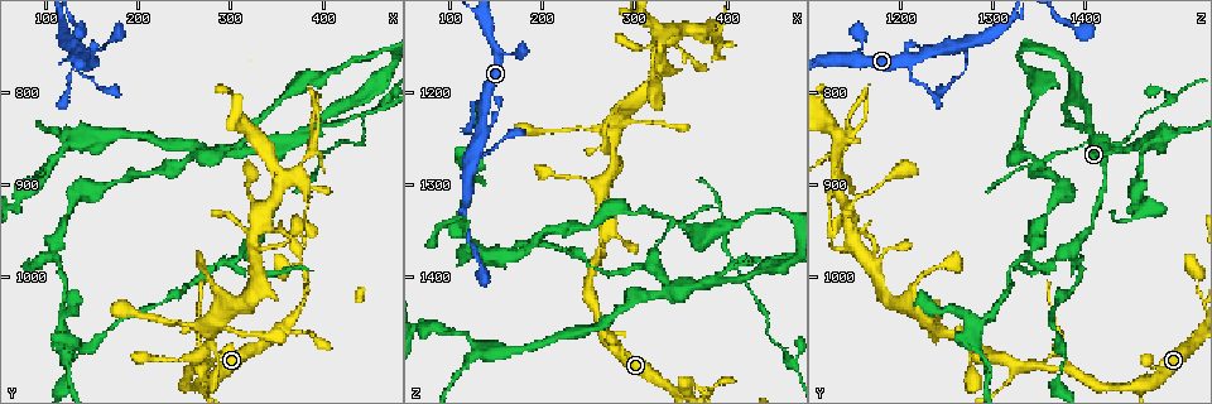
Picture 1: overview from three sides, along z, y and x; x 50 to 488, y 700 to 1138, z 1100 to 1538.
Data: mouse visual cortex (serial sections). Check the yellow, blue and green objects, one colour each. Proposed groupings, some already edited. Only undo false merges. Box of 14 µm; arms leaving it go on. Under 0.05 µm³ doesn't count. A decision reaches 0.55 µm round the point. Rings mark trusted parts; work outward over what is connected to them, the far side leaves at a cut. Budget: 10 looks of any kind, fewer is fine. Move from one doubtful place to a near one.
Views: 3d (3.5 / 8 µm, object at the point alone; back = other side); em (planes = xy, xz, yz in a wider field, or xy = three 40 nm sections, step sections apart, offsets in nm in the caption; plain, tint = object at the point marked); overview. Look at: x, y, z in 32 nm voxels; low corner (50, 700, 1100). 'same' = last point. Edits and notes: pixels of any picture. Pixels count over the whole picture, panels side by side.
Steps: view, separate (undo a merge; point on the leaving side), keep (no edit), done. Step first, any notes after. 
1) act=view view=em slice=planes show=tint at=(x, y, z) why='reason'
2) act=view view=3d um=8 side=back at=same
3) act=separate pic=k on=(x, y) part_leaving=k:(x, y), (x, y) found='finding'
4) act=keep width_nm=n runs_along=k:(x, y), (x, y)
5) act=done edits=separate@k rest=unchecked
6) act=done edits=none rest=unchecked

act=view view=3d um=8 at=(390, 835, 1405) why='calibre changes'

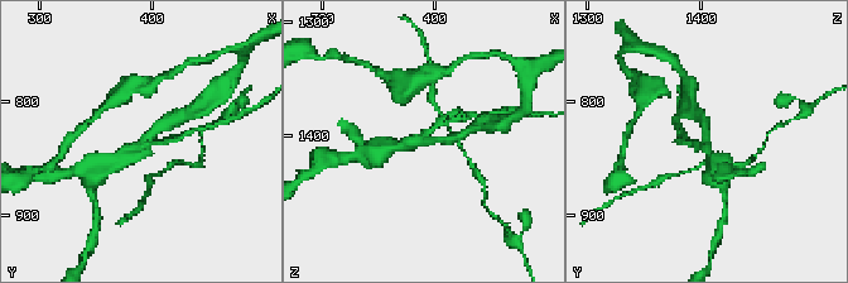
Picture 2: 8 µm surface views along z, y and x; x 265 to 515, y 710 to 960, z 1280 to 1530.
act=view view=3d um=3.5 at=(392, 836, 1406)

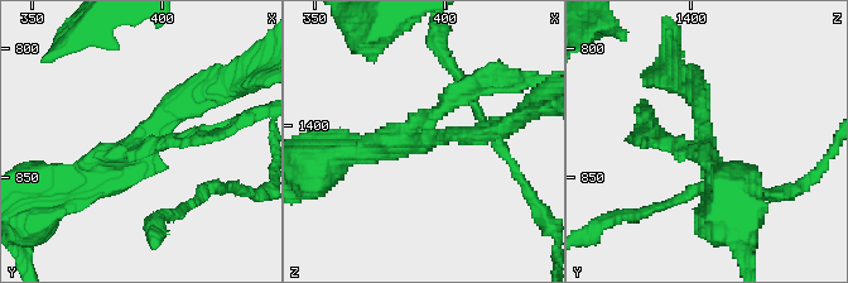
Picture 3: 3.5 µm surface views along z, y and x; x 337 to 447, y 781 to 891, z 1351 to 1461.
act=view view=em slice=planes show=tint at=(392, 838, 1406)

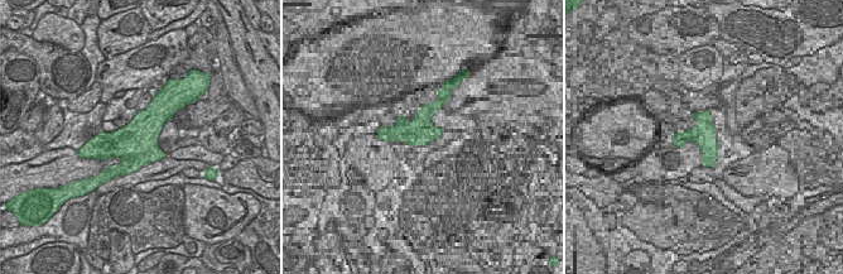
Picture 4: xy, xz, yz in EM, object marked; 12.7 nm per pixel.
act=keep arms=3 arm_widths_nm=150,250,250 runs_along=3:(70, 183), (131, 152), (205, 90) found='one cell here'

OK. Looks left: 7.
act=view view=3d um=8 at=(325, 985, 1365) why='calibre changes'

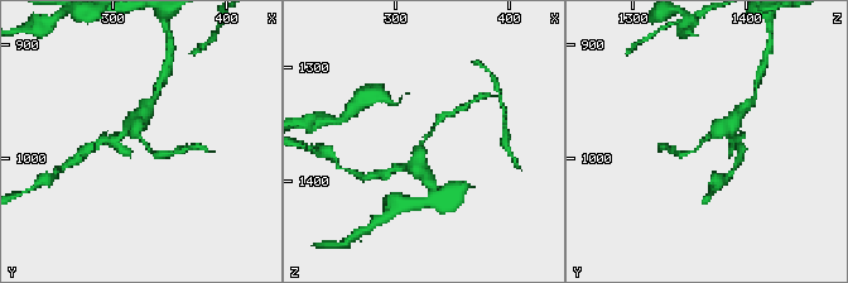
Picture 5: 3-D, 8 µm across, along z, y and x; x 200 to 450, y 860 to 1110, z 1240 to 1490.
act=view view=em slice=xy step=3 show=tint at=(326, 980, 1366) arm_widths_nm=150,400

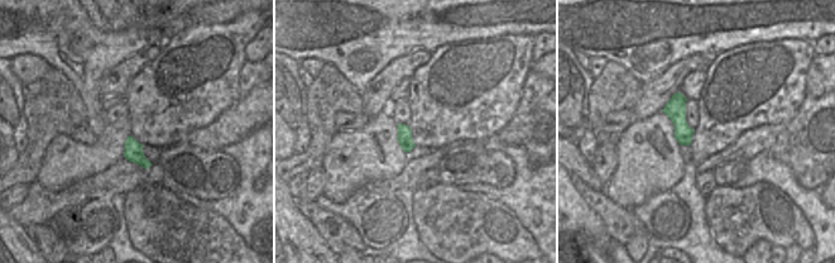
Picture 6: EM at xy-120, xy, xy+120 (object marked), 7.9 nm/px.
act=keep found='continuous, no second cell'

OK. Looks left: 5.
act=view view=3d um=3.5 at=(260, 1100, 1385)

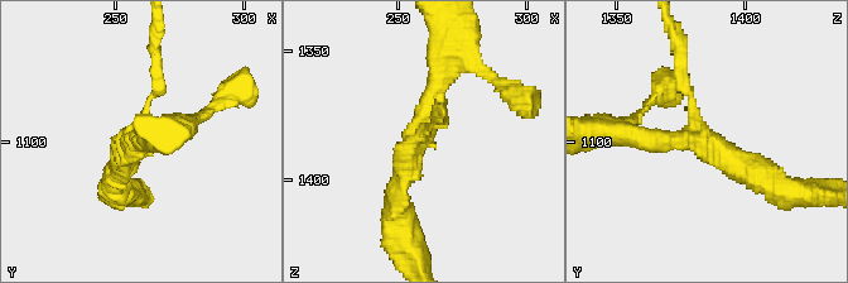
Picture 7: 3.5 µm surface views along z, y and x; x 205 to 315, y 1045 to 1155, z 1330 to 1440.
act=view view=em slice=xy step=1 show=tint at=(260, 1099, 1380) arms=3 arm_widths_nm=150,300,300 why='shape alone is not enough'

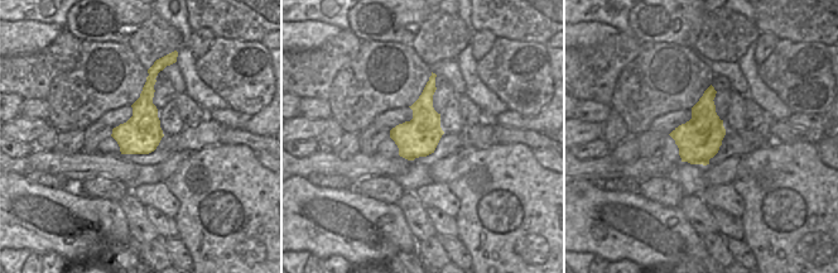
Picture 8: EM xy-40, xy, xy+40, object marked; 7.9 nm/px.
act=separate pic=7 on=(155, 60) part_leaving=7:(150, 101), (158, 90), (154, 36) found='two cells meet here'

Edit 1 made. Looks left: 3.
act=view view=overview why='redraw'

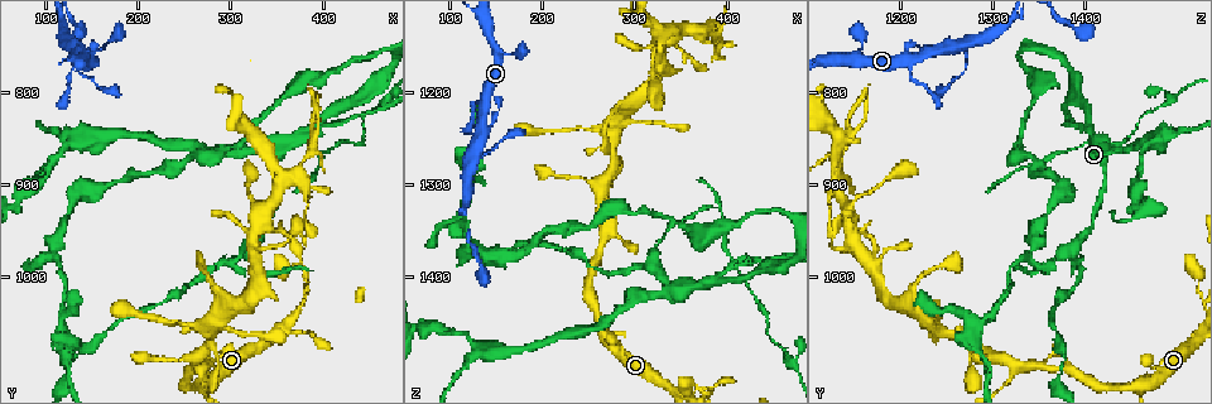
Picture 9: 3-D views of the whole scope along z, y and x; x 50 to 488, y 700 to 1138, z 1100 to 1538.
act=view view=3d um=3.5 at=(325, 1025, 1180) why='a fork'

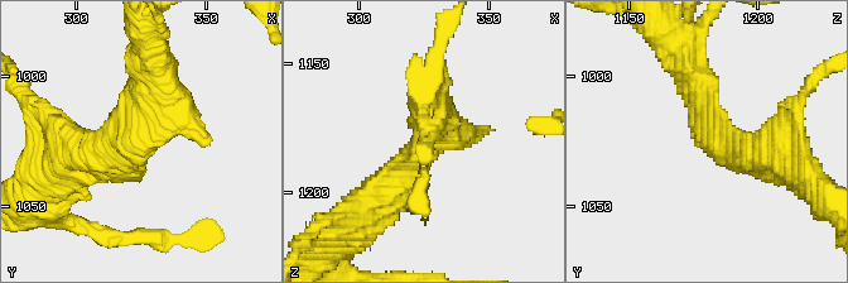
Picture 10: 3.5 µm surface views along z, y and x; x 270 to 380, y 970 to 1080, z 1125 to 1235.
act=view view=em slice=xy step=1 show=tint at=(327, 1024, 1182) why='need the tissue'

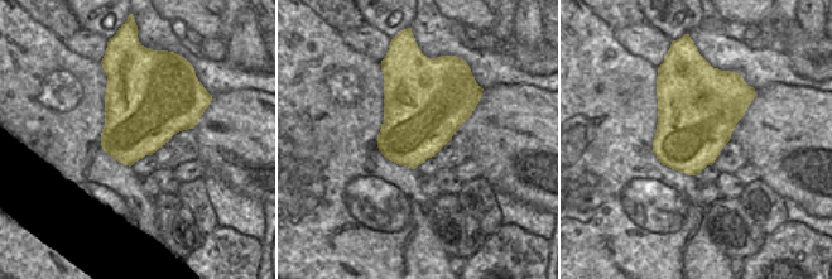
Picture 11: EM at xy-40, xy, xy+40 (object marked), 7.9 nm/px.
act=keep runs_along=10:(769, 152), (711, 137), (685, 63) found='continuous, no second cell'

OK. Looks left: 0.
act=done edits=separate@7 rest=unchecked

